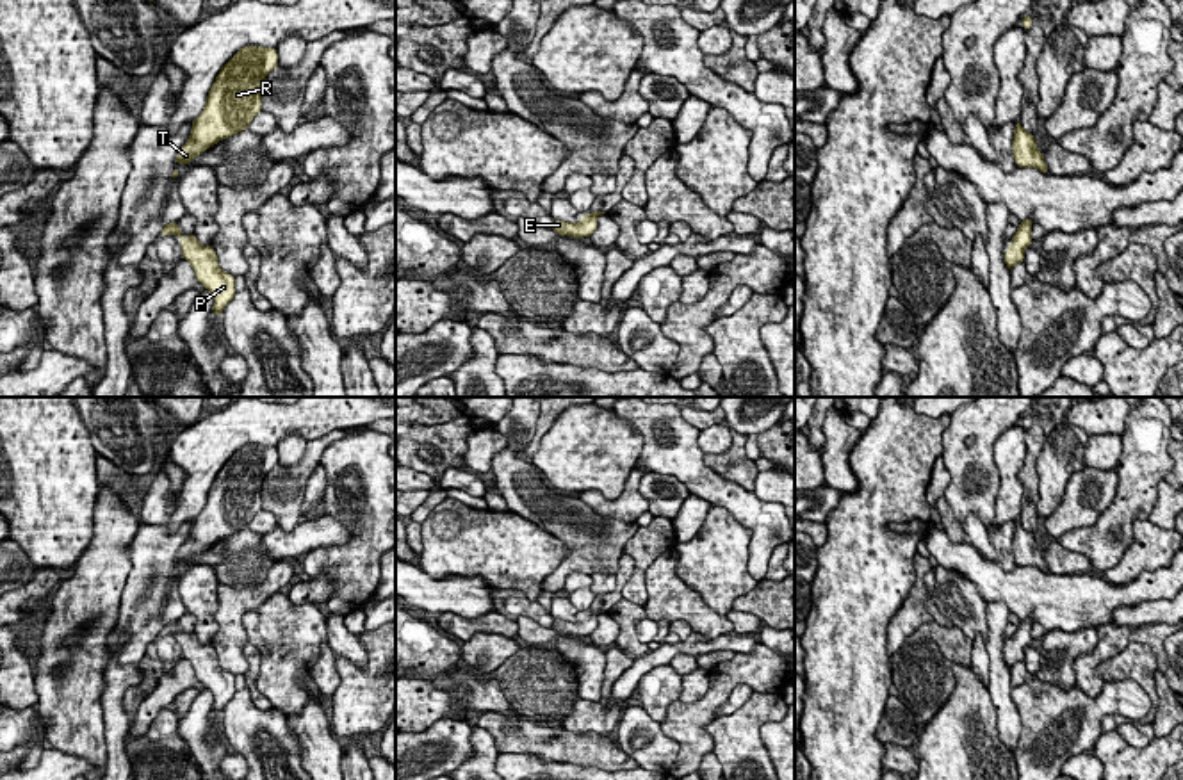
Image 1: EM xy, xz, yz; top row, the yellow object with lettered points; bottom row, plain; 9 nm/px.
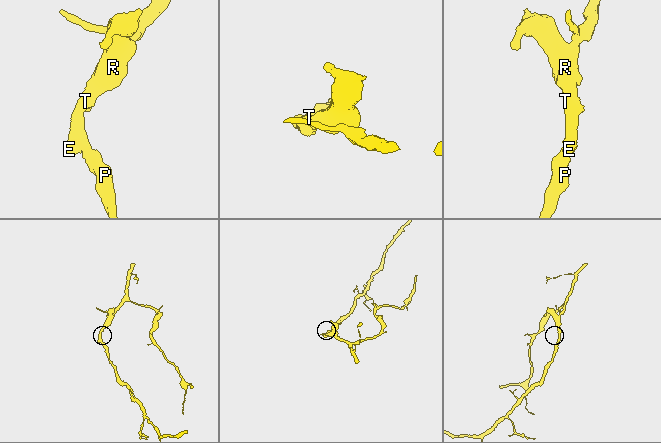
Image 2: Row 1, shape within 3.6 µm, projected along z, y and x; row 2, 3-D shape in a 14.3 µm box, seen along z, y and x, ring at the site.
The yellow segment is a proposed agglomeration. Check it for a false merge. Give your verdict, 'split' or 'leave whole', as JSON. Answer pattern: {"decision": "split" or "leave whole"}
{"decision": "leave whole"}

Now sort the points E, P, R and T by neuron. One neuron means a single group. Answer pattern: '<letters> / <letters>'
E P R T

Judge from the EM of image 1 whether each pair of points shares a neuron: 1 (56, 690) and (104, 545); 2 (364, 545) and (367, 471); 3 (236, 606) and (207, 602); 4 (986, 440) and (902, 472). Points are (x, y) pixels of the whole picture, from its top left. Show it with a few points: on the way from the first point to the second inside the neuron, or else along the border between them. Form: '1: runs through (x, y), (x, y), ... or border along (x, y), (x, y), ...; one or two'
1: runs through (89, 654), (97, 624), (102, 618), (102, 581); one
2: runs through (369, 528), (367, 488); one
3: border along (220, 583), (218, 631), (209, 643); two
4: border along (952, 415), (943, 433), (943, 451), (939, 454); two

